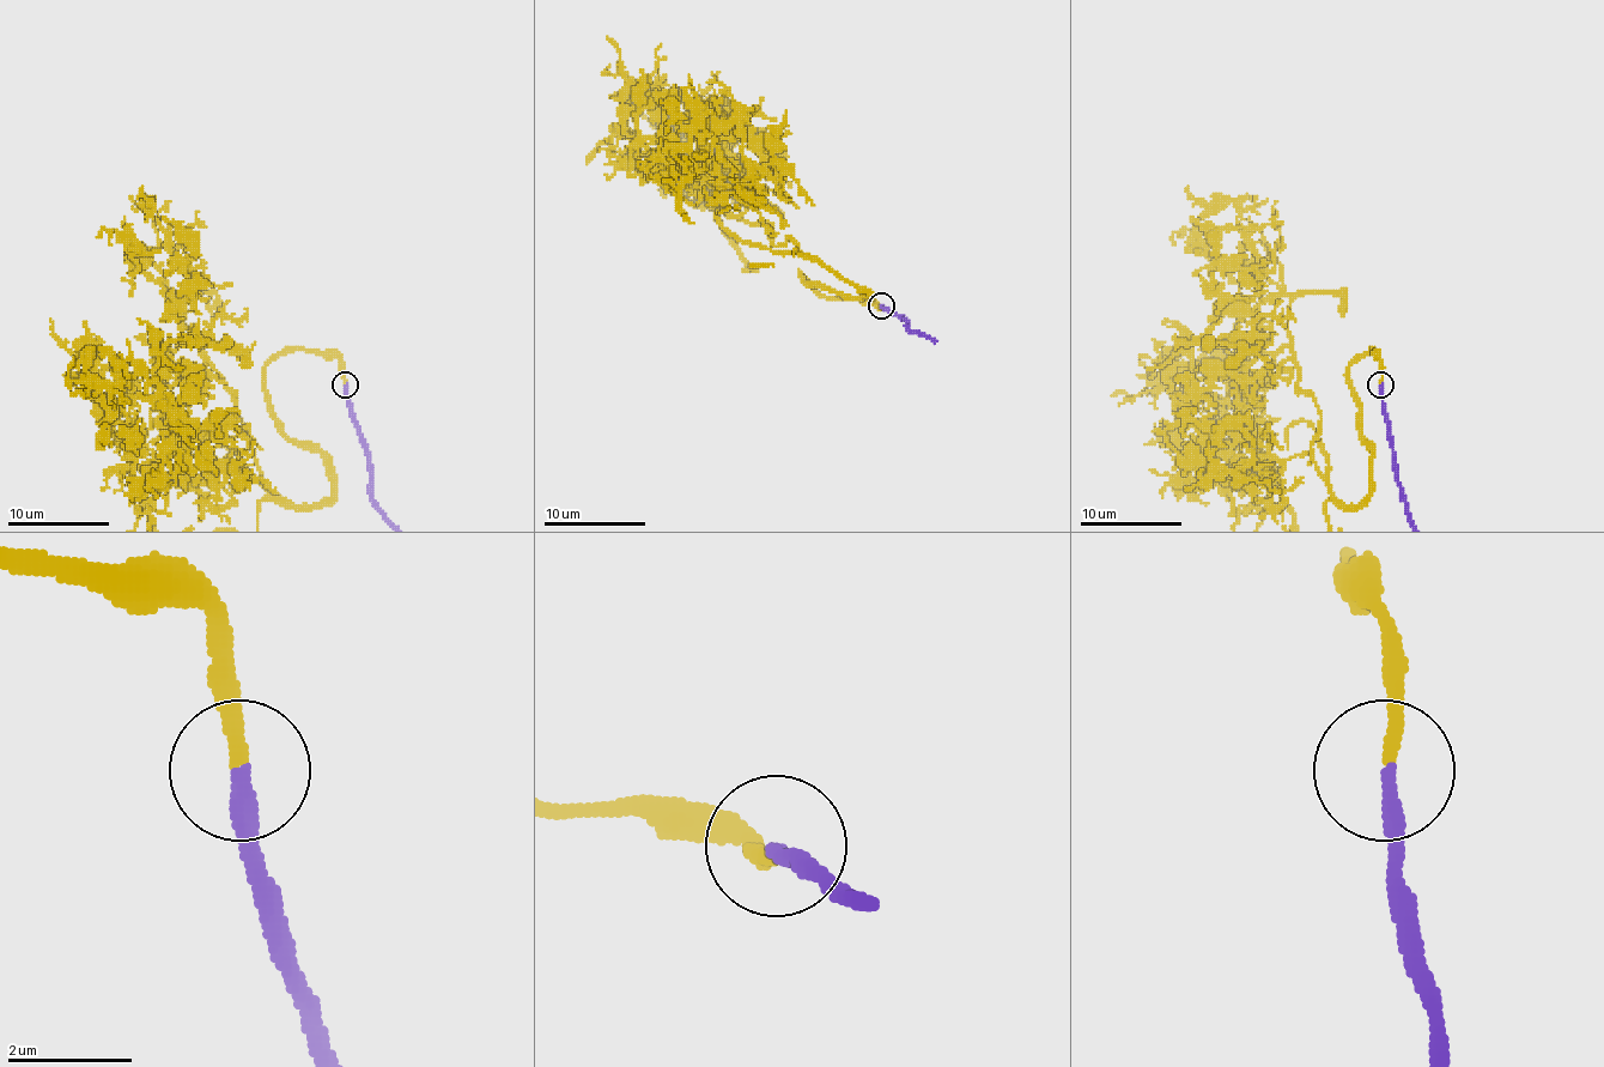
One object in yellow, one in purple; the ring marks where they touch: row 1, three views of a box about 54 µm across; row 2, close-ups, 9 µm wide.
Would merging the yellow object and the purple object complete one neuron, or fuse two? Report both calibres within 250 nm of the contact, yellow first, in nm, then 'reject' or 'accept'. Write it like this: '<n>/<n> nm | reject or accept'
240/280 nm | accept

